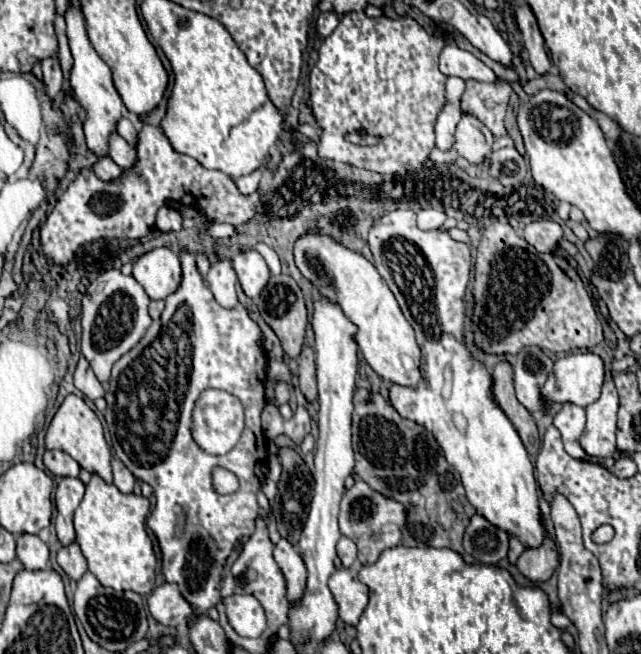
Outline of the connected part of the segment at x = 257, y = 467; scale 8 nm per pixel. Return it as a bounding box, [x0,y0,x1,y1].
[105,252,267,622]

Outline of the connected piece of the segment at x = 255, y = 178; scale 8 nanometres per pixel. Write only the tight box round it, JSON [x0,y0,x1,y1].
[235,170,261,196]

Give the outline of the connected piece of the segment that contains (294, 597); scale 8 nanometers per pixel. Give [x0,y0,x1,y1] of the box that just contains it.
[273,538,307,606]

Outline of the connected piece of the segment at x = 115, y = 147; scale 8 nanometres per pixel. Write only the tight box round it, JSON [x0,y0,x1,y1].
[109,136,137,170]

